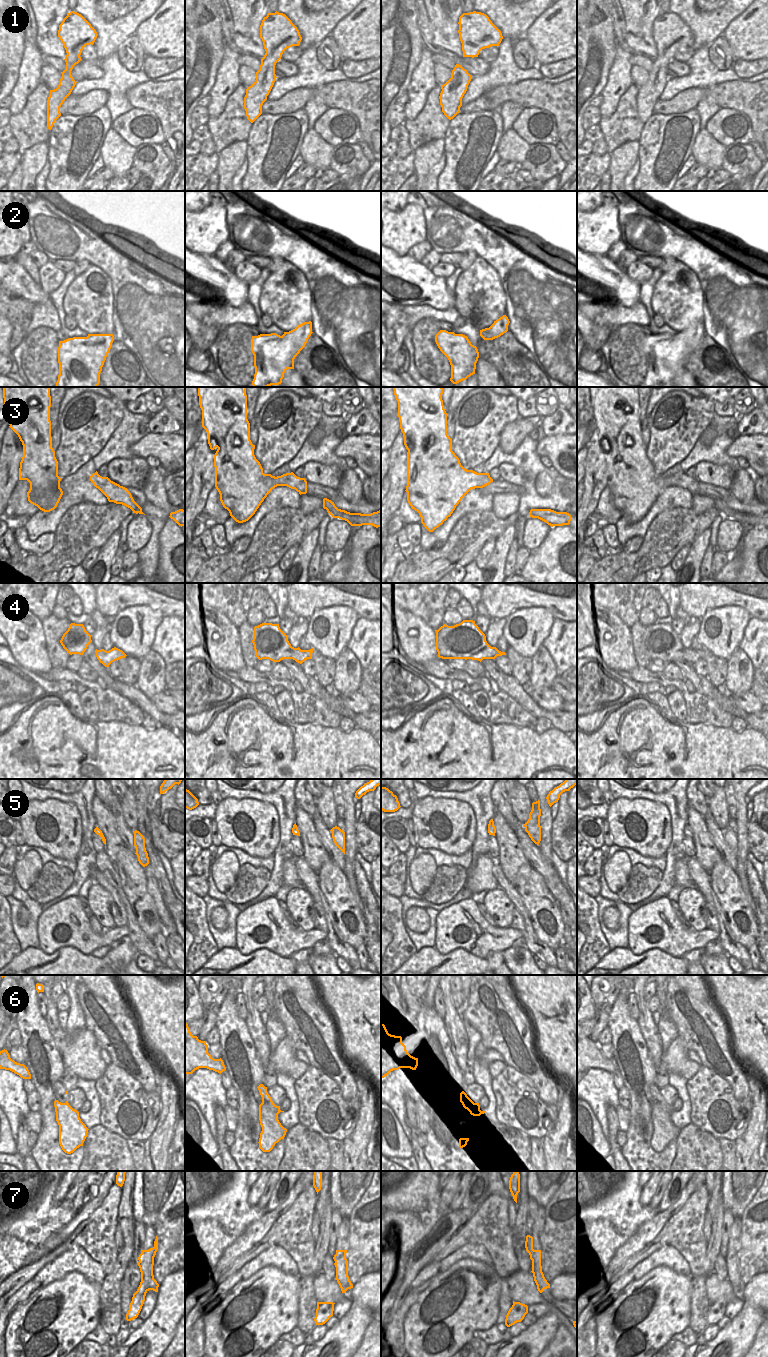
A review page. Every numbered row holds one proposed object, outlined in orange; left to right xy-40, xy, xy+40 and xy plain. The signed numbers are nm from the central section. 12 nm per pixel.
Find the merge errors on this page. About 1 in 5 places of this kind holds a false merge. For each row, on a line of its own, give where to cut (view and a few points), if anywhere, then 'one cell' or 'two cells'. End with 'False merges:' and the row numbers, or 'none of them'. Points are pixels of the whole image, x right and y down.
1: no cut | one cell
2: no cut | one cell
3: no cut | one cell
4: no cut | one cell
5: no cut | one cell
6: no cut | one cell
7: xy+40 (534, 1250), (537, 1261) | two cells
False merges: 7

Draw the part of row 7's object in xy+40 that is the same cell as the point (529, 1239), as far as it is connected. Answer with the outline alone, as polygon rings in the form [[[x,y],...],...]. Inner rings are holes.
[[[530,1235],[526,1236],[525,1248],[526,1248],[526,1251],[530,1255],[530,1259],[532,1261],[538,1261],[538,1258],[536,1257],[536,1255],[534,1253],[535,1250],[533,1249],[533,1237]]]

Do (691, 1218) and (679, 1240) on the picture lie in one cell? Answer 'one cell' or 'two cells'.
one cell

